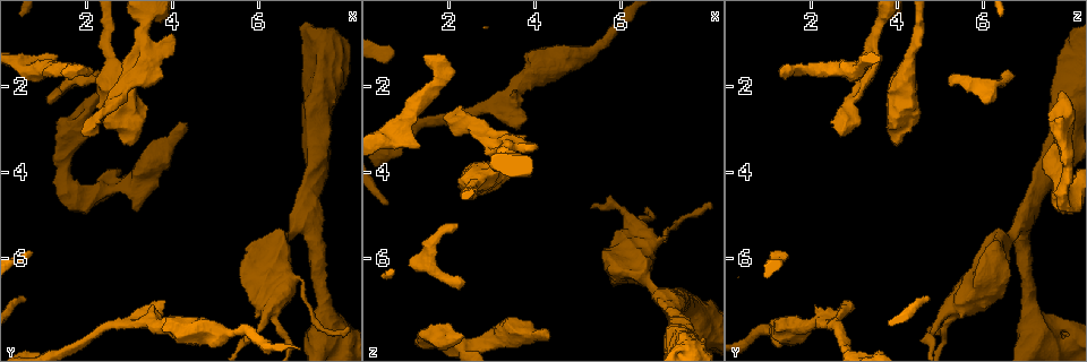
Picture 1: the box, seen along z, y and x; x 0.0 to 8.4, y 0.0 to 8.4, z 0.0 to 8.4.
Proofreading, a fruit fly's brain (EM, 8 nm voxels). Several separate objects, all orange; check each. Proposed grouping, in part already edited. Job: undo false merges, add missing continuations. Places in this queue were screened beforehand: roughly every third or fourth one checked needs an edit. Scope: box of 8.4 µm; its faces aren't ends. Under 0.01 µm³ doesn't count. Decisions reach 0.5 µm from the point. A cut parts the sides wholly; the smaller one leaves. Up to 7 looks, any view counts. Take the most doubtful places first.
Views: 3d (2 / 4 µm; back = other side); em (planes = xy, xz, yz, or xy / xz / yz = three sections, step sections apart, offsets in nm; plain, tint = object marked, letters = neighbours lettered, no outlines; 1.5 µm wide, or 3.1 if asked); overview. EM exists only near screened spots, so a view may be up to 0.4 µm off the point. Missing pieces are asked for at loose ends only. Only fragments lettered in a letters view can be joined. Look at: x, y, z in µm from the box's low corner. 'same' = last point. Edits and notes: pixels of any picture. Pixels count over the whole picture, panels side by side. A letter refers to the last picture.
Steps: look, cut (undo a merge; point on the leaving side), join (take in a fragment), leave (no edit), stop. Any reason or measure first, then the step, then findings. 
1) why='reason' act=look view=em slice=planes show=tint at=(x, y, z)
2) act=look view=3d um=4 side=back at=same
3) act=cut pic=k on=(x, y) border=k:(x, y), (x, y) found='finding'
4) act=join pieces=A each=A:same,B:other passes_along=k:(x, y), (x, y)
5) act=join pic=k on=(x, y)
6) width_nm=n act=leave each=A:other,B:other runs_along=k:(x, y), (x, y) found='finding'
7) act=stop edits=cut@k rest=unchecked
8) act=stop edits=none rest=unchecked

why='branch stops here' act=look view=em slice=planes show=letters at=(2.25, 1.85, 5.20)

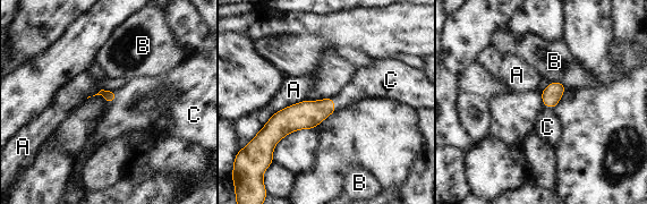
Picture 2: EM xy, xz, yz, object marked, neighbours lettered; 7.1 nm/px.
longest_contact=A:360nm act=join pieces=C each=A:other,B:other,C:same passes_along=2:(109, 95), (113, 99), (120, 116) found='it goes on there'

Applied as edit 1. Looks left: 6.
act=look view=overview

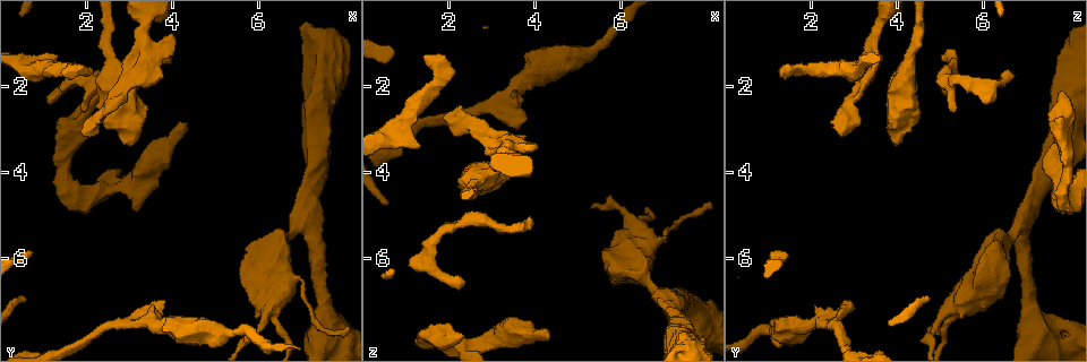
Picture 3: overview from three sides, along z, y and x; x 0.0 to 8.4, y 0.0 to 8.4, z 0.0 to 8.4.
why='free end' act=look view=3d um=2 at=(4.00, 0.75, 3.35)

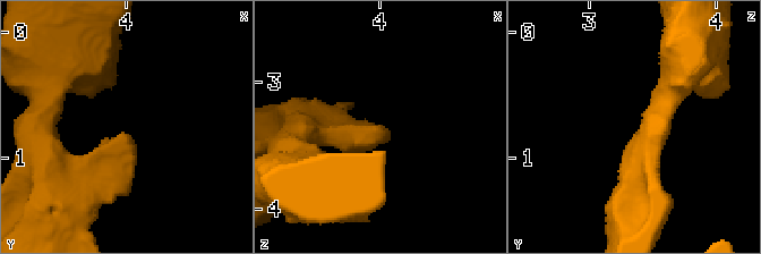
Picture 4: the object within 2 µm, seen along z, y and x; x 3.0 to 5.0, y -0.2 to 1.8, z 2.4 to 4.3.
act=look view=em slice=planes show=letters at=(4.02, 0.80, 3.38)

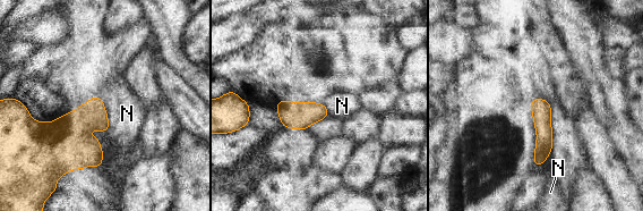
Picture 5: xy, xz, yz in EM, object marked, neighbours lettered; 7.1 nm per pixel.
act=leave each=N:other border=5:(109, 121), (106, 131) found='no lettered fragment goes on from it'

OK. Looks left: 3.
why='thick end' act=look view=3d um=4 at=(3.05, 3.35, 4.00)

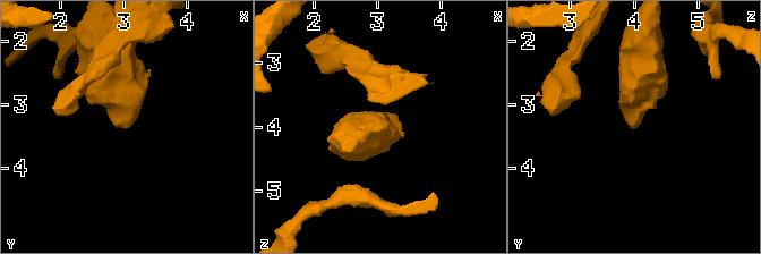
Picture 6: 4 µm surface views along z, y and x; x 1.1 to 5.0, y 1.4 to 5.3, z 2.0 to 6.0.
why='need the tissue' act=look view=em slice=yz step=4 show=letters at=(3.05, 3.35, 3.95)

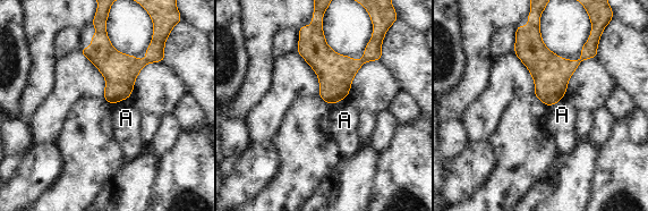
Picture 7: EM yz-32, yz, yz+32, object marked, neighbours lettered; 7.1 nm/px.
why='another direction' act=look view=em slice=planes show=letters at=same

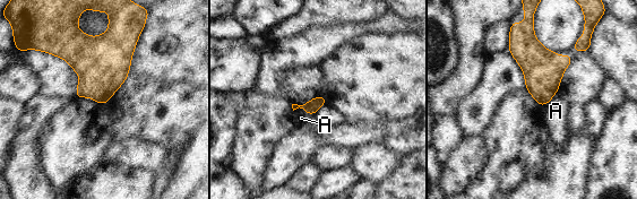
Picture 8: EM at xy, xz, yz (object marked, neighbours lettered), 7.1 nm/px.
act=leave each=A:other border=8:(293, 110), (303, 109), (313, 115) found='none of them fits'

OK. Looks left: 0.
act=stop edits=join@2 rest=unchecked

